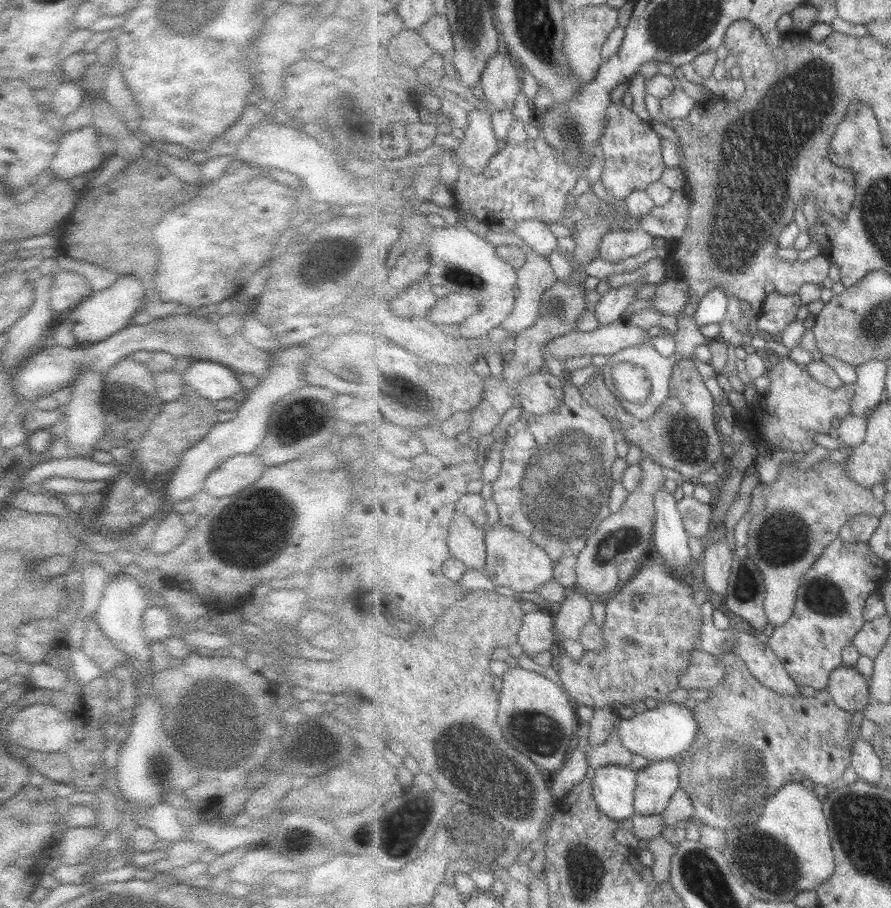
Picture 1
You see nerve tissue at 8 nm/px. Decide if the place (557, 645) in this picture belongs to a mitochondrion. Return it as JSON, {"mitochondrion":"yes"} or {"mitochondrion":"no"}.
{"mitochondrion":"no"}

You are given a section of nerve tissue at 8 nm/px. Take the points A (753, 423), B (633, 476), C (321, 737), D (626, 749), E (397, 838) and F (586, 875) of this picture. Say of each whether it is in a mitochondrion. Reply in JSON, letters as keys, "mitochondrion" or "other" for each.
{"A":"other","B":"other","C":"other","D":"other","E":"mitochondrion","F":"mitochondrion"}

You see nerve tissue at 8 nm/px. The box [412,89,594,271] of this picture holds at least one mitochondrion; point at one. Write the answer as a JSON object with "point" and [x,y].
{"point":[575,130]}

